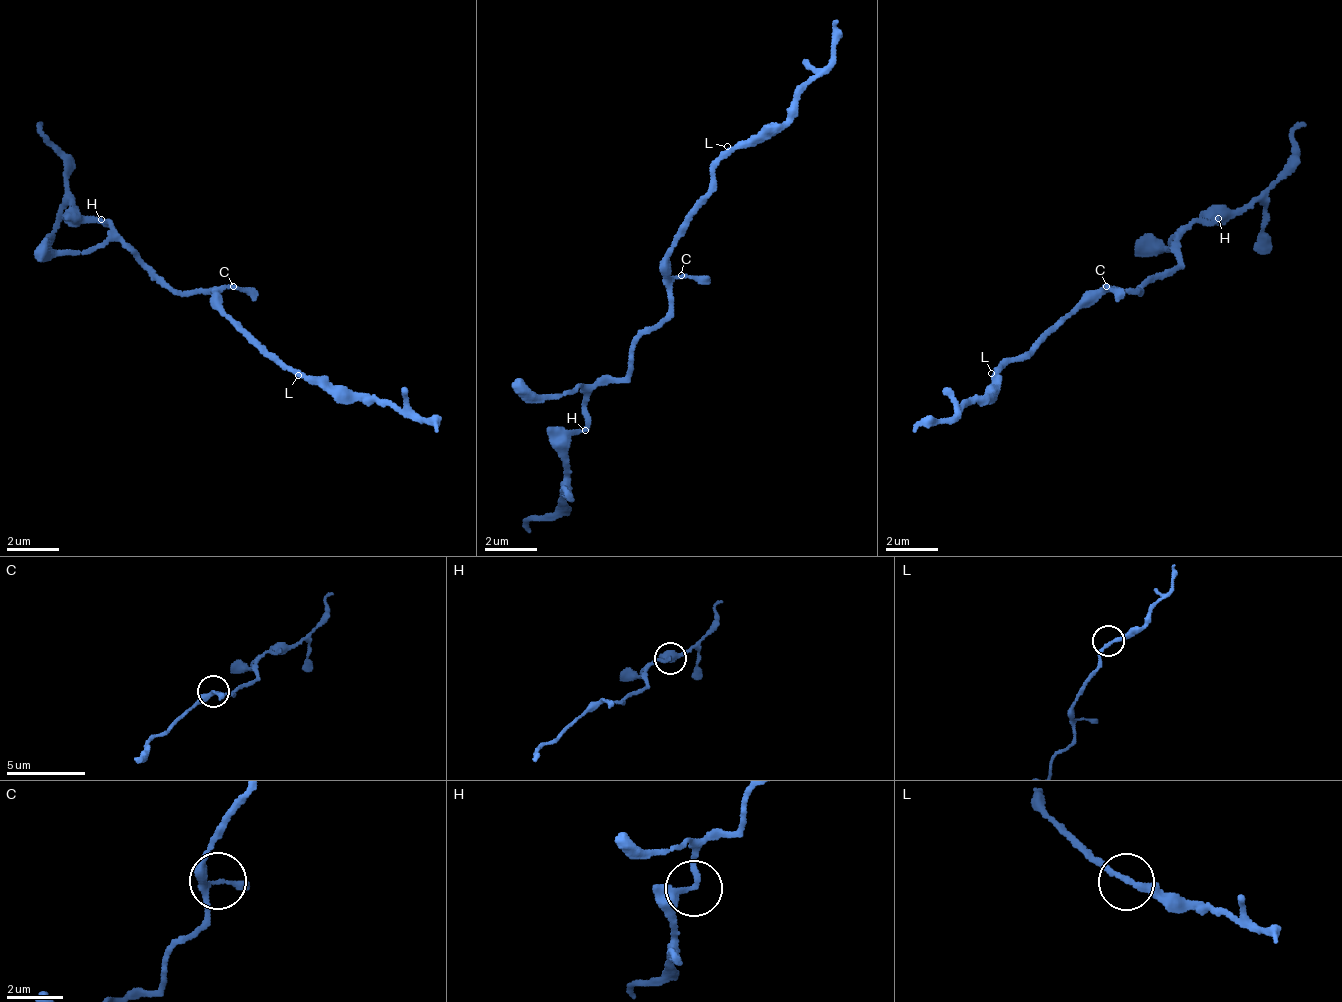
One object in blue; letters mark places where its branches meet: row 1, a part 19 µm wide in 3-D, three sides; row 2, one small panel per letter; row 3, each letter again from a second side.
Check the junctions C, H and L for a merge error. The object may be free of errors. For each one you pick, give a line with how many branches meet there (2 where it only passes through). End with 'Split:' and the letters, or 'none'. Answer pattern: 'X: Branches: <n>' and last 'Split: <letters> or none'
Split: none

